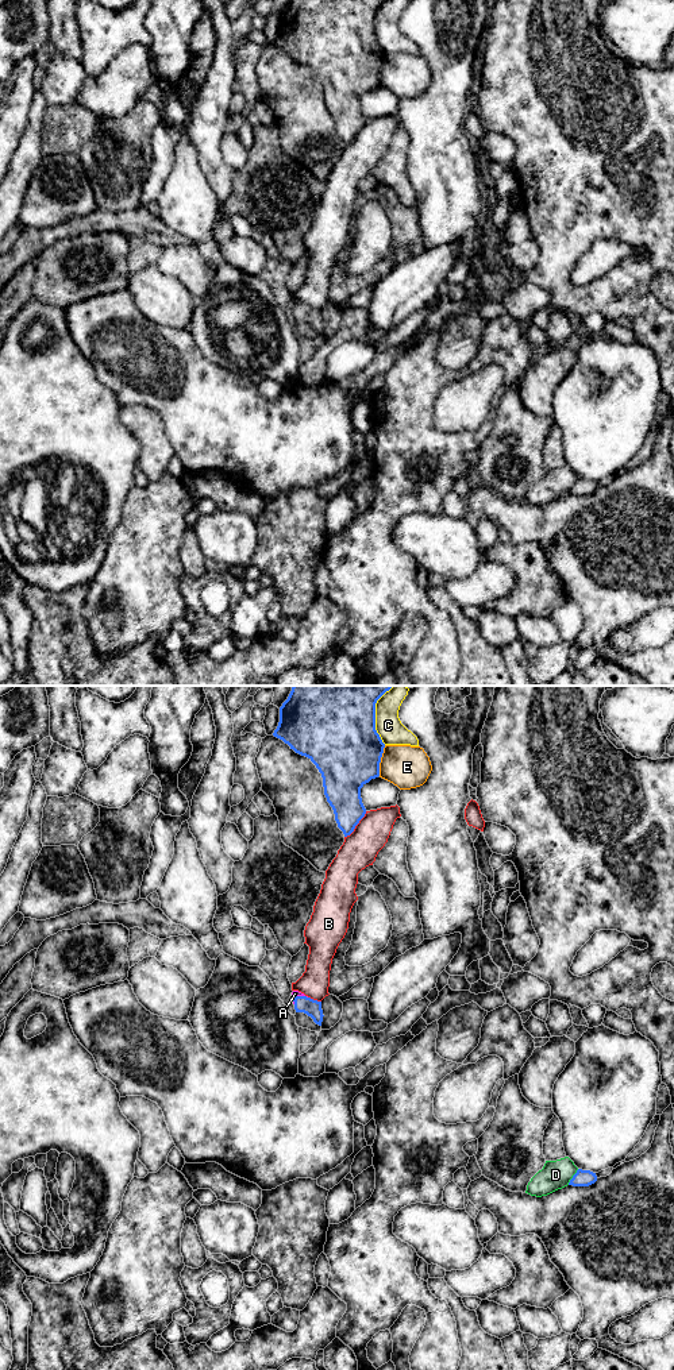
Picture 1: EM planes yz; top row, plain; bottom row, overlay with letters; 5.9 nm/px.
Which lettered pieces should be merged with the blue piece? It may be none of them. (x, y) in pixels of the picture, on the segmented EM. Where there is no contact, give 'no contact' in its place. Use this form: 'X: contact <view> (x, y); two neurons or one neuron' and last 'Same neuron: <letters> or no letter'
A: contact yz (297, 996); one neuron
B: contact yz (357, 824); two neurons
C: contact yz (374, 714); two neurons
D: contact yz (573, 1177); two neurons
E: contact yz (380, 760); two neurons
Same neuron: A

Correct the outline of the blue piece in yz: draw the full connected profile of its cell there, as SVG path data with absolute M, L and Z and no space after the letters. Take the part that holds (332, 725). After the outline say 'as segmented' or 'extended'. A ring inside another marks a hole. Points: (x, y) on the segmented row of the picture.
M293 686L280 707L280 722L273 736L316 765L323 777L324 795L344 837L366 814L361 788L380 776L385 744L375 730L375 703L392 687Z; as segmented

